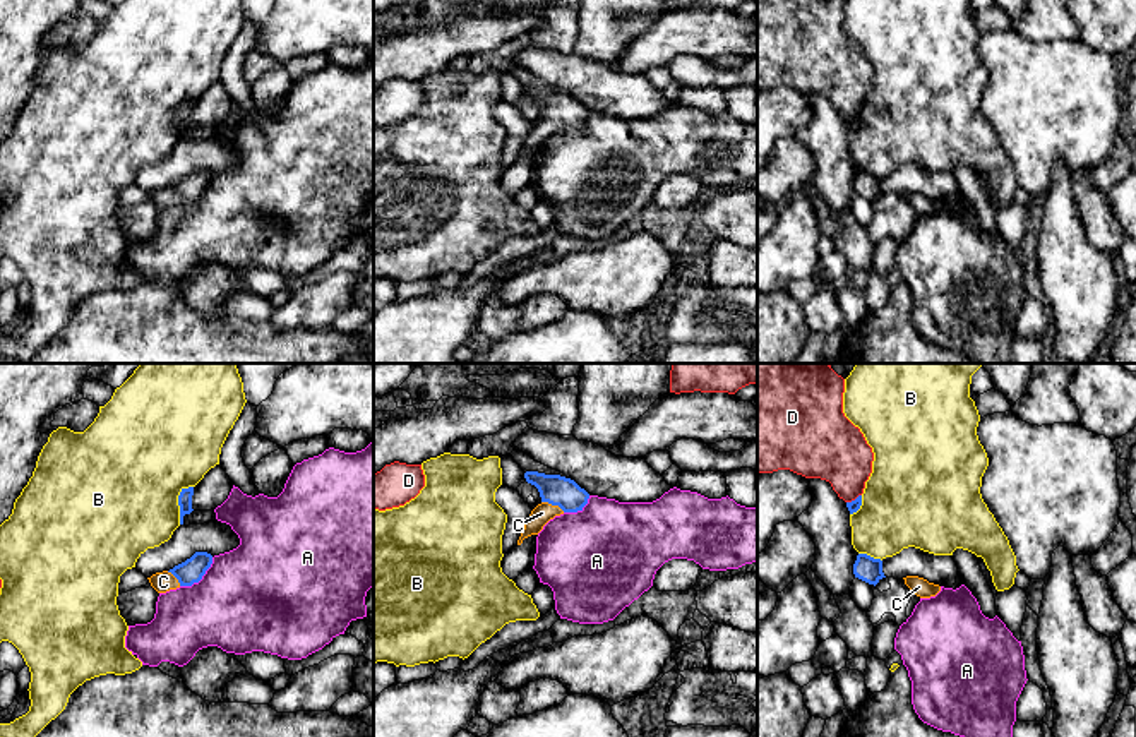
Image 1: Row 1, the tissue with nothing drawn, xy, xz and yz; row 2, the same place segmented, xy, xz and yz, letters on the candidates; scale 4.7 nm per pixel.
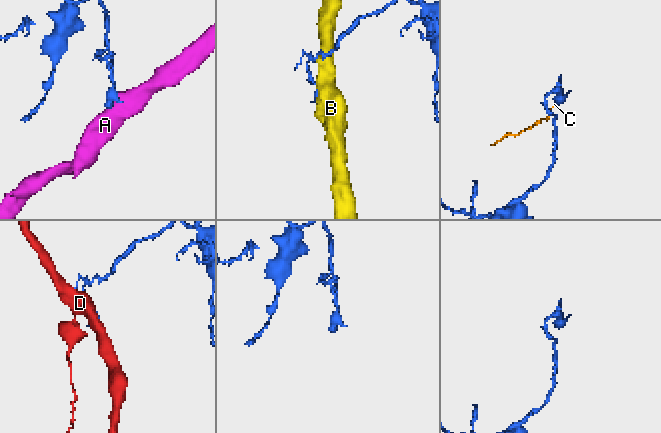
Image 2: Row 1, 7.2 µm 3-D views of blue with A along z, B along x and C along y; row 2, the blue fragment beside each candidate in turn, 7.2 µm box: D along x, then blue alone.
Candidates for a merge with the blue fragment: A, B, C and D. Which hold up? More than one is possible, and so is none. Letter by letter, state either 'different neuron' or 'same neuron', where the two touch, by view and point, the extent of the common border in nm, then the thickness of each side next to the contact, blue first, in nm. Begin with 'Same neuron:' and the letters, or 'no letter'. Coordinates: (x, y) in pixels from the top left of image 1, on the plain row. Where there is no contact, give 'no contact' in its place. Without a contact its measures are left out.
Same neuron: C
A: different neuron; contact xy (201, 194); length 220 nm; calibres 120 and 480 nm
B: different neuron; contact xy (179, 119); length 200 nm; calibres 60 and 500 nm
C: same neuron; contact xz (554, 120); length 120 nm; calibres 140 and 90 nm
D: different neuron; contact yz (855, 115); length 80 nm; calibres 60 and 300 nm

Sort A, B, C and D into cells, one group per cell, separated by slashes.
A / B / C / D

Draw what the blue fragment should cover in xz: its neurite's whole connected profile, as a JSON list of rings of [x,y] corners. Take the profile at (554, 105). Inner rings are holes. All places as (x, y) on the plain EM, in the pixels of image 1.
[[[526,87],[524,94],[538,105],[541,118],[531,127],[517,161],[524,154],[538,151],[555,132],[583,127],[588,120],[589,110],[571,94],[538,87]]]

